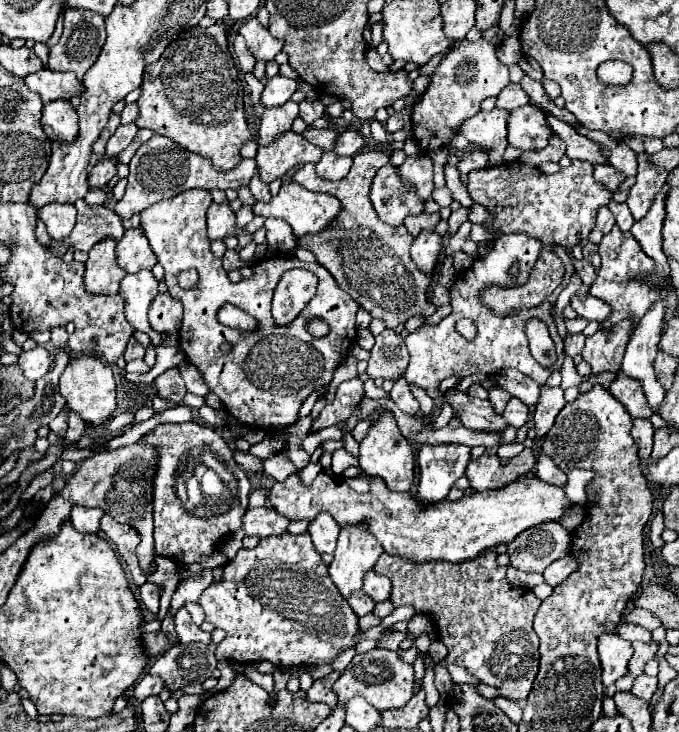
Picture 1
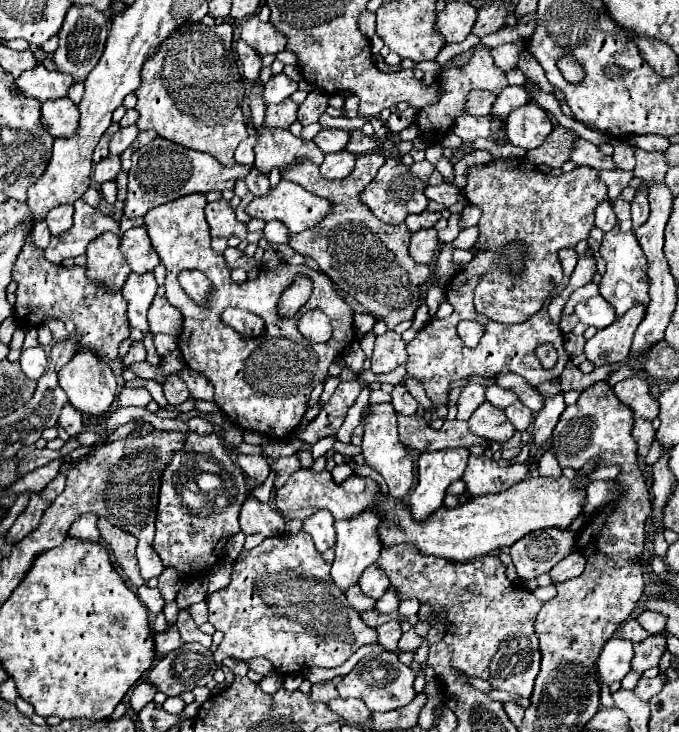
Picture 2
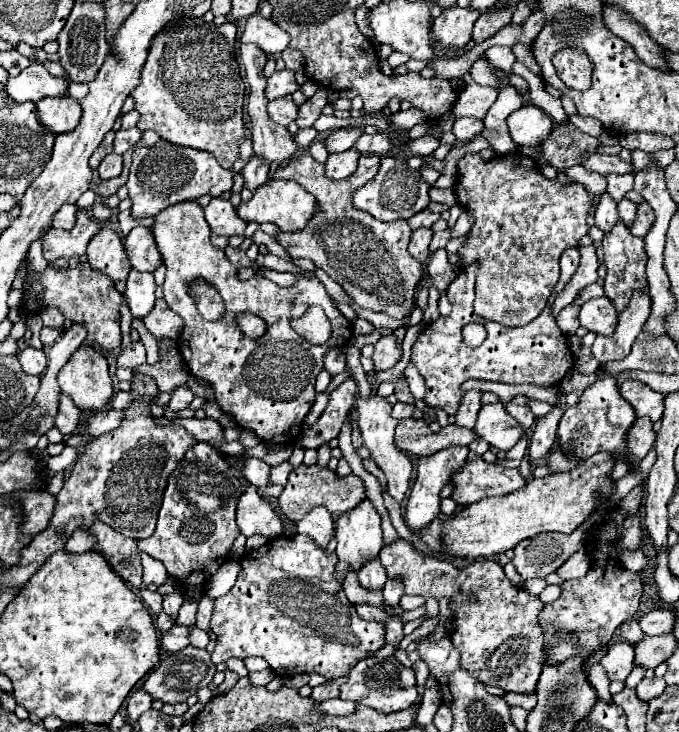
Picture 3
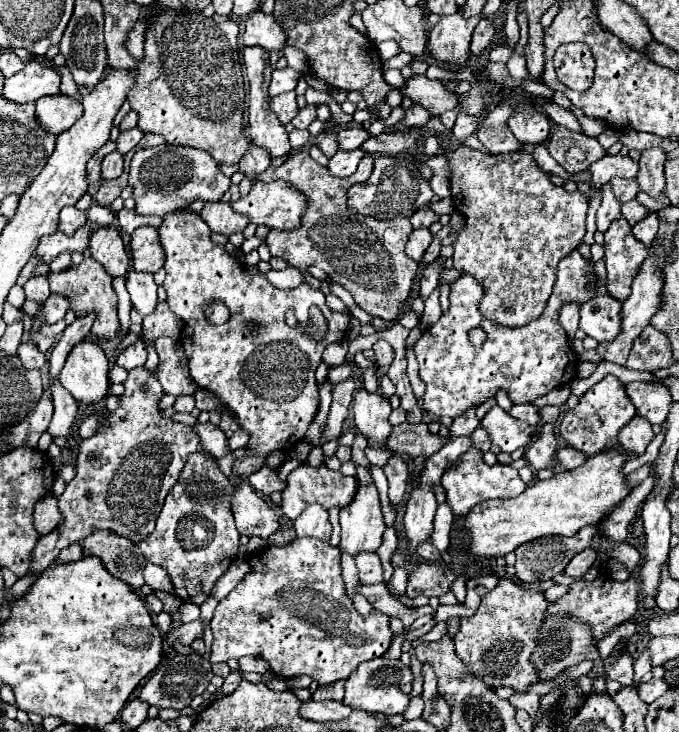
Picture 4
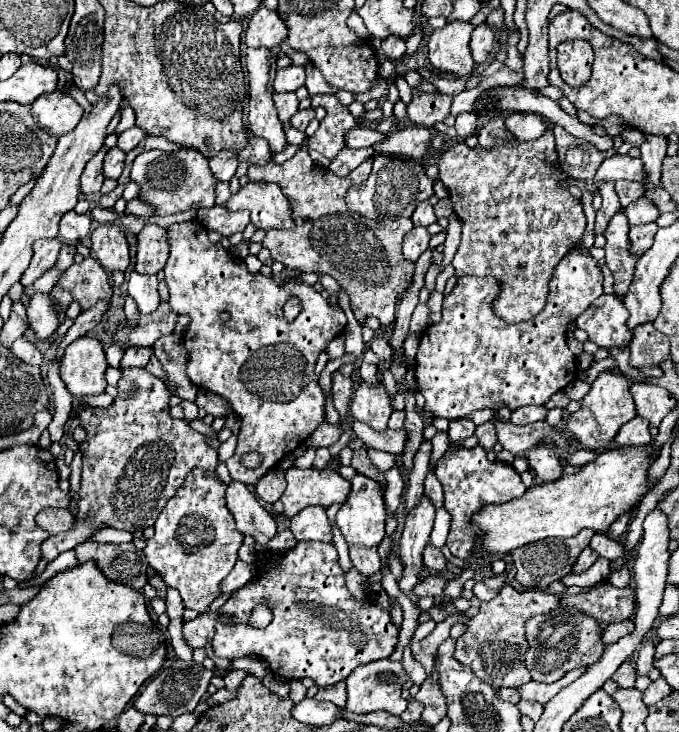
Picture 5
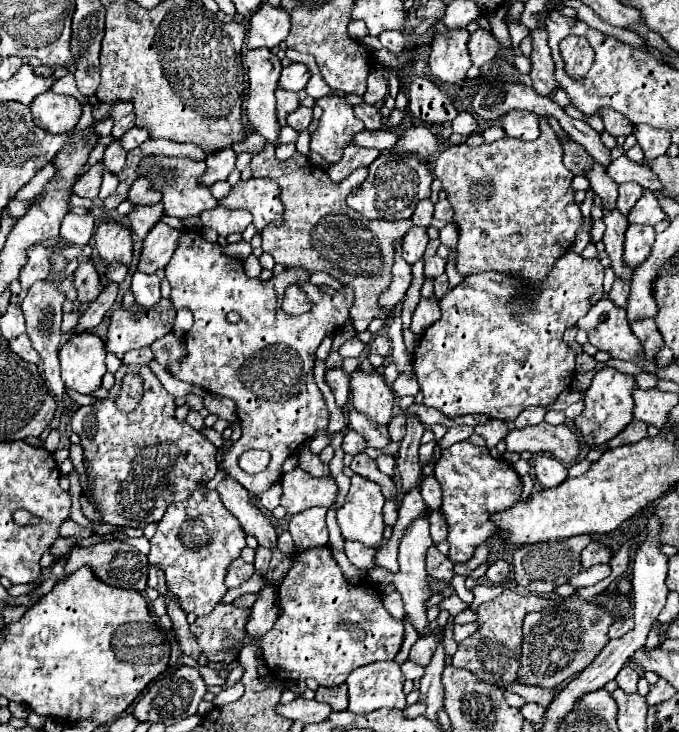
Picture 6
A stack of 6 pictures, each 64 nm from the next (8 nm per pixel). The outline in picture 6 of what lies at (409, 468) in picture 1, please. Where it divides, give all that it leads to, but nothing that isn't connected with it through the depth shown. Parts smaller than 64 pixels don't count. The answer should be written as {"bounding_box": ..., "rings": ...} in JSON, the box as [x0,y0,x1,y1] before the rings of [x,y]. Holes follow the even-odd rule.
{"bounding_box":[350,370,398,526],"rings":[[[360,370],[352,372],[350,392],[352,392],[352,406],[360,414],[368,416],[380,426],[390,422],[392,408],[394,408],[394,394],[380,374],[376,372],[364,374]],[[386,500],[386,504],[384,504],[384,524],[394,526],[396,518],[398,518],[398,502]]]}

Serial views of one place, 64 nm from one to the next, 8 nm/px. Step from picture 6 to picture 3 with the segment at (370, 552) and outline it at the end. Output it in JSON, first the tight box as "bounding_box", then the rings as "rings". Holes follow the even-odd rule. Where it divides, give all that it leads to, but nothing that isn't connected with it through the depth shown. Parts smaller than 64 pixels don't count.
{"bounding_box":[358,558,386,592],"rings":[[[378,558],[370,560],[368,564],[362,566],[362,570],[358,572],[358,580],[360,580],[360,586],[364,590],[370,590],[370,592],[380,592],[386,584],[386,572],[384,572],[384,566],[380,564]]]}

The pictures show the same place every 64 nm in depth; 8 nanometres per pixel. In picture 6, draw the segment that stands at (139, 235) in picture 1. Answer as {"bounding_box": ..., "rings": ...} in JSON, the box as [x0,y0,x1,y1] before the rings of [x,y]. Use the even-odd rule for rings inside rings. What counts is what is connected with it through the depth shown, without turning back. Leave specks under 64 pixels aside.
{"bounding_box":[138,222,178,274],"rings":[[[158,222],[144,238],[138,270],[144,274],[154,274],[170,262],[172,252],[176,250],[178,232],[162,222]]]}

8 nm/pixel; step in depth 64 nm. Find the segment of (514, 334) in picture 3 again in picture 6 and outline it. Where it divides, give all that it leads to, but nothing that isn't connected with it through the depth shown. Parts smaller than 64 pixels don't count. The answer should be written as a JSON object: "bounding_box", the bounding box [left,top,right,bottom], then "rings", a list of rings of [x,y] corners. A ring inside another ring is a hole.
{"bounding_box":[414,250,604,420],"rings":[[[568,250],[564,256],[560,256],[560,260],[554,264],[552,268],[552,280],[544,280],[540,284],[540,292],[536,294],[536,306],[532,310],[524,310],[520,312],[518,316],[512,316],[512,312],[508,310],[508,298],[518,294],[518,292],[524,292],[526,286],[520,282],[520,278],[516,276],[510,276],[510,274],[504,274],[500,272],[483,272],[480,274],[472,274],[464,278],[464,282],[458,286],[458,288],[450,288],[446,292],[446,296],[440,300],[440,310],[442,310],[442,318],[438,322],[434,322],[420,338],[420,344],[414,352],[414,374],[418,378],[418,384],[420,384],[420,392],[424,394],[424,404],[430,406],[430,408],[436,408],[440,410],[444,416],[448,418],[456,418],[456,416],[464,416],[464,414],[488,414],[490,418],[498,418],[498,420],[504,420],[504,418],[510,418],[514,420],[524,408],[528,406],[548,406],[552,402],[556,402],[558,394],[562,390],[566,390],[570,384],[572,384],[572,378],[574,378],[574,372],[576,372],[576,366],[574,366],[574,358],[576,354],[564,344],[562,336],[566,332],[566,328],[574,326],[588,310],[590,310],[590,298],[602,290],[602,278],[604,278],[604,266],[598,262],[598,260],[586,260],[582,258],[580,254]]]}

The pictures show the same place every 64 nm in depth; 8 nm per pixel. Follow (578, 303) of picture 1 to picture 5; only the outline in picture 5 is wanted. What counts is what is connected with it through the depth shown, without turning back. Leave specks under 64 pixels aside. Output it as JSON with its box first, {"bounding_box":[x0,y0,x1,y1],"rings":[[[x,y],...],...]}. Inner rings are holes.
{"bounding_box":[576,294,632,348],"rings":[[[614,294],[598,296],[578,318],[576,326],[588,332],[588,338],[600,348],[624,346],[632,340],[632,334],[626,328],[628,310],[622,300]]]}

